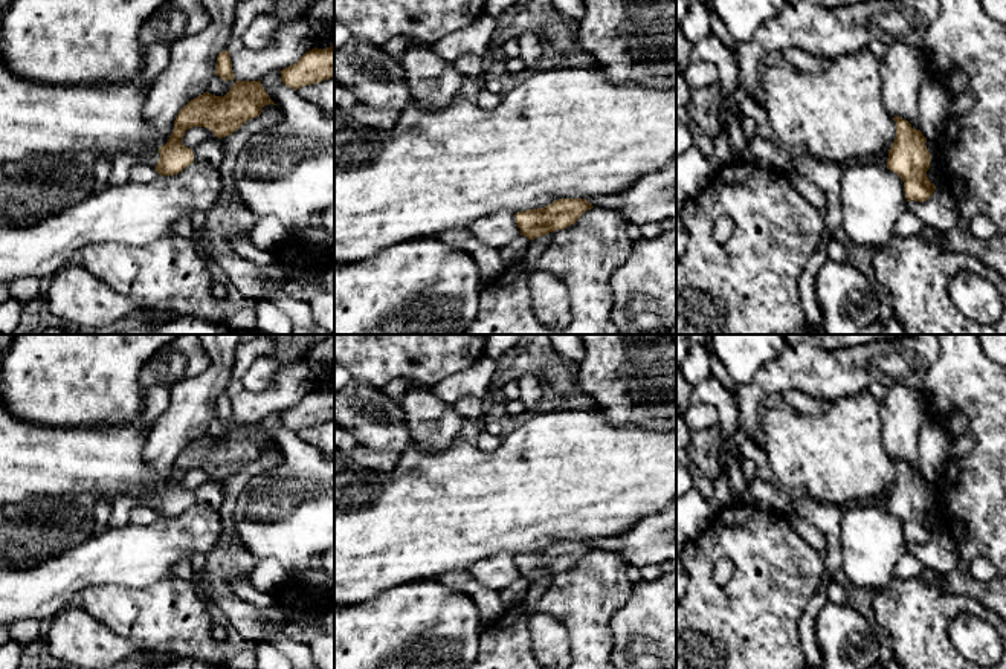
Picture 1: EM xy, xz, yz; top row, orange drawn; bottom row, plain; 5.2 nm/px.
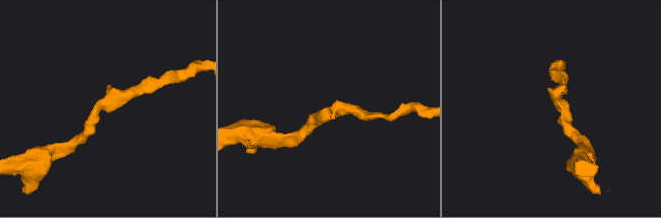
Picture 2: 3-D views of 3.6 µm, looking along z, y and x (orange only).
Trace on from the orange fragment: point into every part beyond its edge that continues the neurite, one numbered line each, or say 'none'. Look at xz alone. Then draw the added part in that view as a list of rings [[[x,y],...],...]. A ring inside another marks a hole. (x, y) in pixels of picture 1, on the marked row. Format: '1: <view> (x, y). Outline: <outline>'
none

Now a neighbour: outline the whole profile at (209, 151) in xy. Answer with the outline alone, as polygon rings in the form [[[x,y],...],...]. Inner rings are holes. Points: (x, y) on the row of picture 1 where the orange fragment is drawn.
[[[215,134],[200,142],[192,151],[194,160],[214,168],[218,168],[224,159],[223,145]]]

